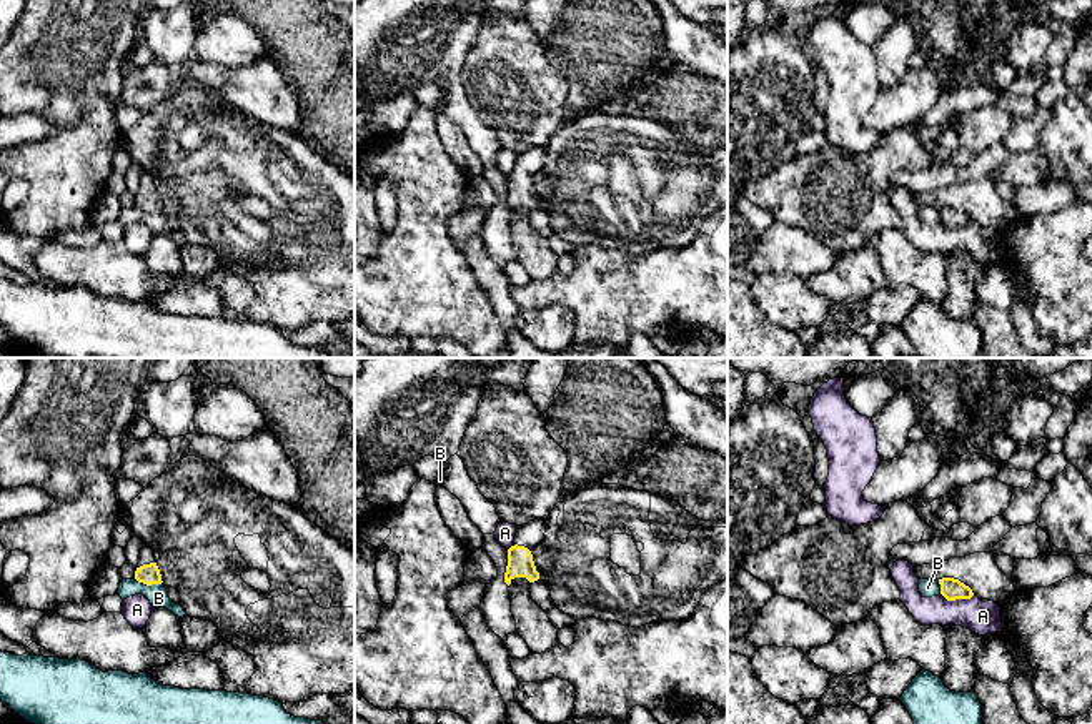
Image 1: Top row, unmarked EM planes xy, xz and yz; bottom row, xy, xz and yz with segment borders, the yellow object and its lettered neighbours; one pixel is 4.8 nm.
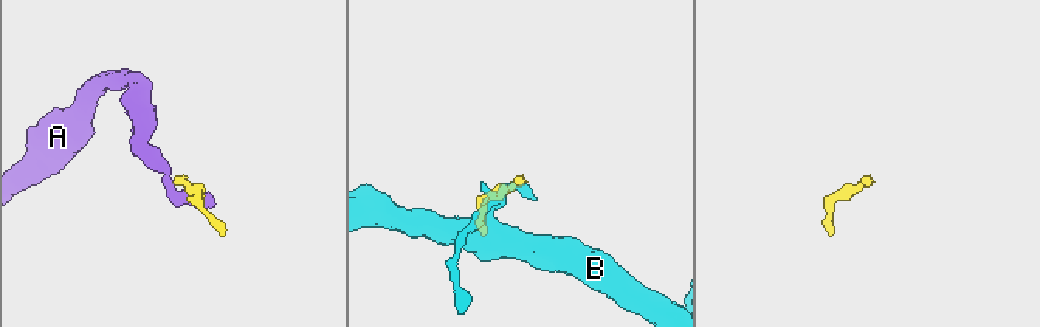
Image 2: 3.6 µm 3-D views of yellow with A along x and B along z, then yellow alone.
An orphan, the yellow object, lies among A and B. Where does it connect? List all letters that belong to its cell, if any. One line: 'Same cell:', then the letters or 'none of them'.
Same cell: none of them

